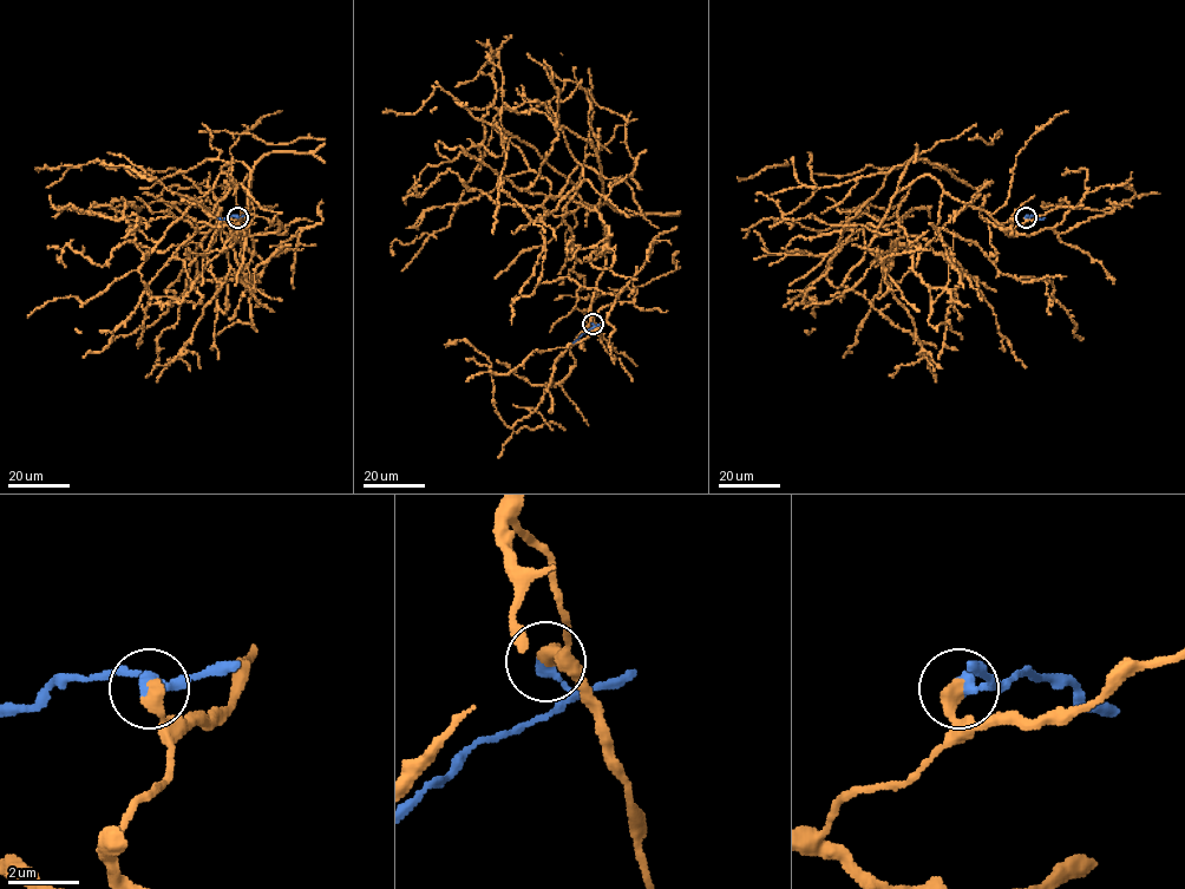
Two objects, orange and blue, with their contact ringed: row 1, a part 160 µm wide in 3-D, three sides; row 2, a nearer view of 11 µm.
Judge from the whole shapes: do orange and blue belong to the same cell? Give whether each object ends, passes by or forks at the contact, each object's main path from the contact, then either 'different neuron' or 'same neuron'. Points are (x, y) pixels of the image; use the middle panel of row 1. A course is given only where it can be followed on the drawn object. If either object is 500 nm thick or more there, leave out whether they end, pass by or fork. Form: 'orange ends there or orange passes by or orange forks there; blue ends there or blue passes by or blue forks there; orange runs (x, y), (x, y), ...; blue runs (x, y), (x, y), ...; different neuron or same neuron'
orange ends there; blue ends there; orange runs (593, 324), (601, 175), (635, 164), (626, 121), (570, 80), (534, 111), (501, 109), (450, 224), (393, 255); blue runs (593, 324), (595, 326), (573, 342); different neuron

